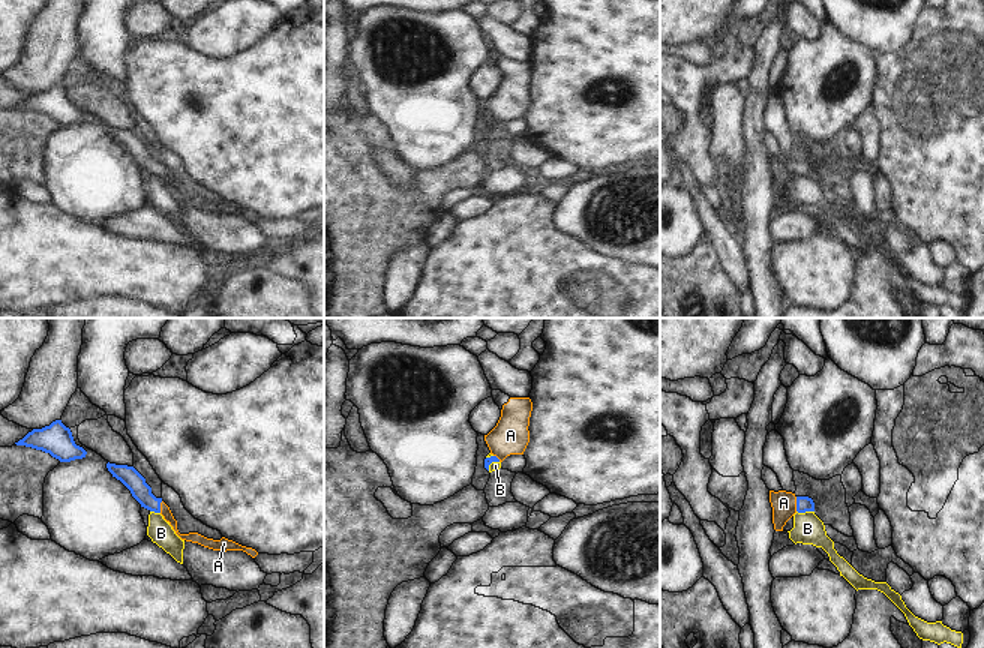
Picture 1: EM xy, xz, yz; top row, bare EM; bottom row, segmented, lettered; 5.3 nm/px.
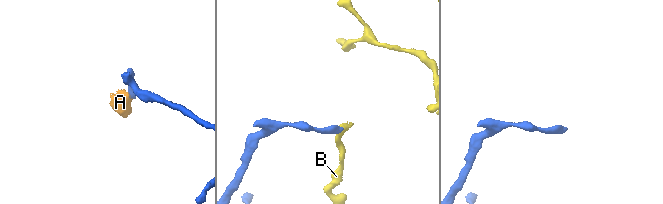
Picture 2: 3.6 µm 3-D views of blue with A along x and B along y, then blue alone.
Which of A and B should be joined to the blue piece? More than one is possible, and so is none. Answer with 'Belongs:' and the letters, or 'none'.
Belongs: A

